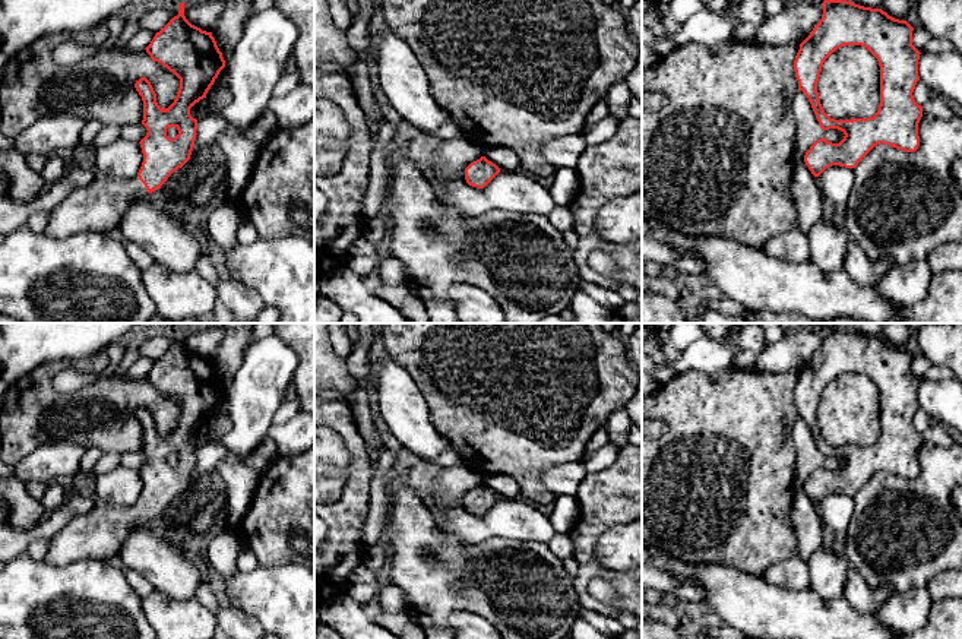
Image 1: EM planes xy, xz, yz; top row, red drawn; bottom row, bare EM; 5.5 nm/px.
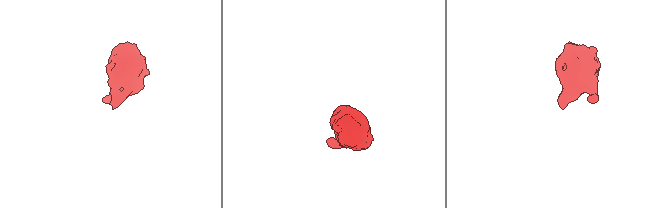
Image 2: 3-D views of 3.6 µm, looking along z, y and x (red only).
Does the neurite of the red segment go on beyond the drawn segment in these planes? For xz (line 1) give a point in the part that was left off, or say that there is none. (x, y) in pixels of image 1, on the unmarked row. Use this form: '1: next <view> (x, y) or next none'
1: next none

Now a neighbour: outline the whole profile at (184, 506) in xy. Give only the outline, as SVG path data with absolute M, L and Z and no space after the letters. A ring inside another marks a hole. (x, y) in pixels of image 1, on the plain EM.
M203 474L194 487L189 487L181 496L174 499L161 513L162 522L178 519L187 522L208 499L212 487L211 474Z

